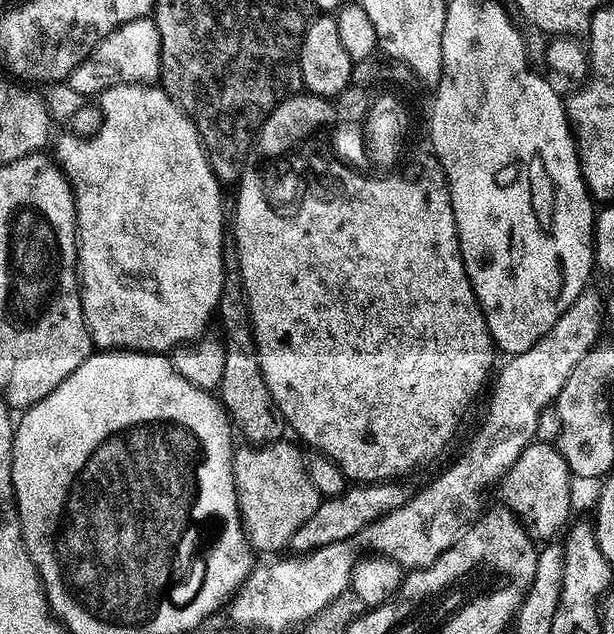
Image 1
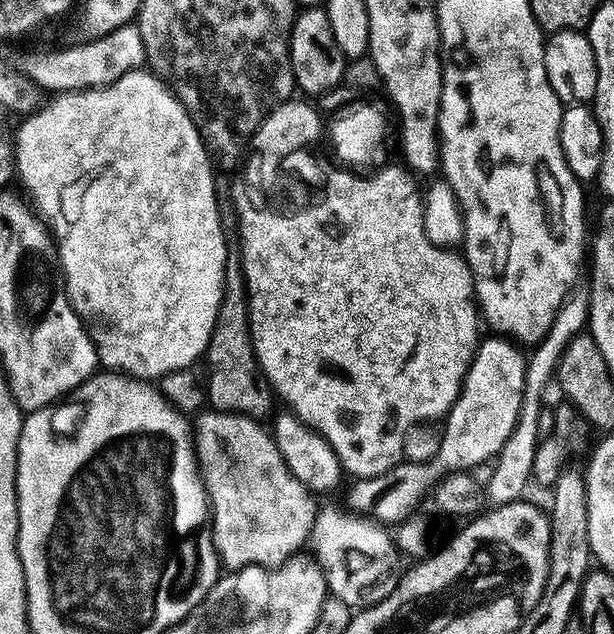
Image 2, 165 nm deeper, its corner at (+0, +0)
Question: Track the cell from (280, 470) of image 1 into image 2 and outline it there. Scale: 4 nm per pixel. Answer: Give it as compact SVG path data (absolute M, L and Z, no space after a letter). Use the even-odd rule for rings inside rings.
M204 410L195 417L194 423L190 428L190 436L194 441L195 463L199 469L200 479L204 483L204 491L208 495L208 503L210 505L210 539L215 548L217 556L220 557L220 563L225 569L235 570L245 568L246 566L262 566L263 568L279 568L281 564L285 564L287 560L293 559L297 555L296 552L300 547L309 543L312 527L316 521L318 511L317 497L308 491L306 486L302 486L302 482L298 482L298 478L294 478L294 474L290 474L290 470L286 466L286 462L282 458L282 454L278 450L272 433L267 427L264 428L259 419L251 416L239 416L237 412L218 412L215 410Z

